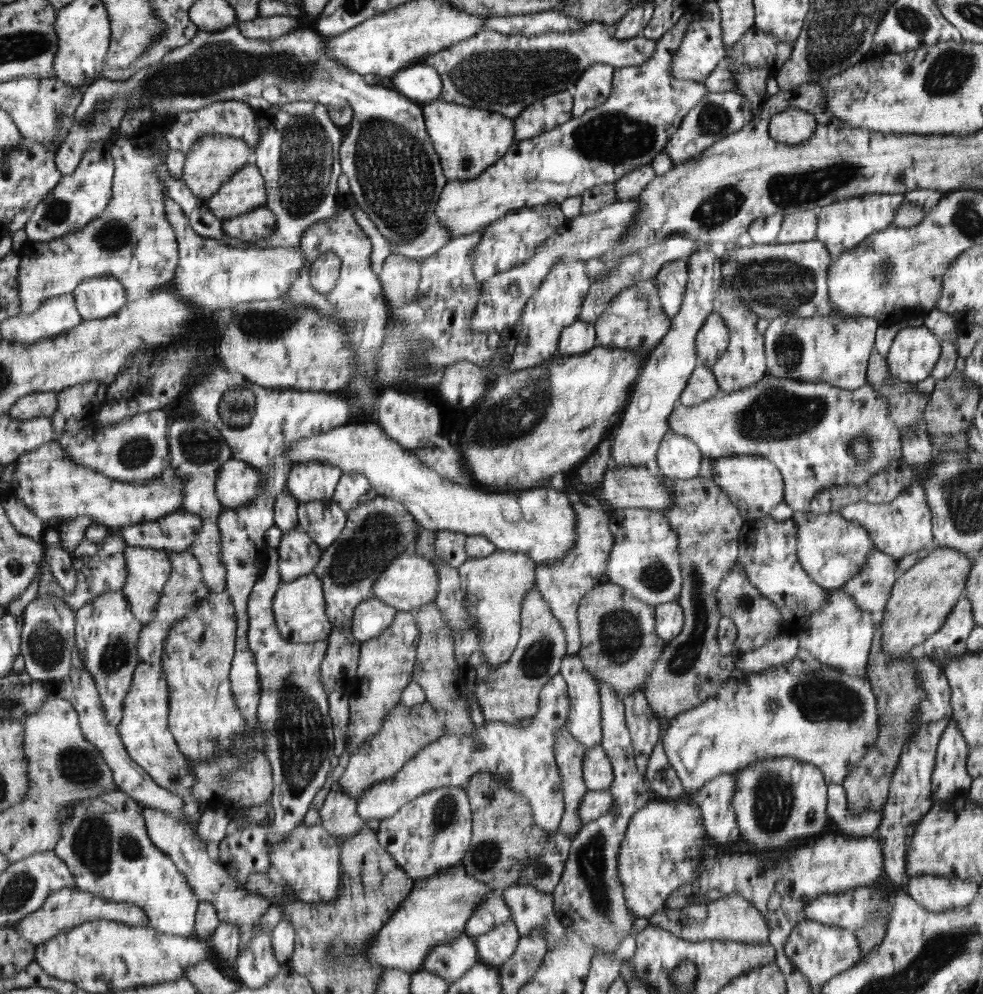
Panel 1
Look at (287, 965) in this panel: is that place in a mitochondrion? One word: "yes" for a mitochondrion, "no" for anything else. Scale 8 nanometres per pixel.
no

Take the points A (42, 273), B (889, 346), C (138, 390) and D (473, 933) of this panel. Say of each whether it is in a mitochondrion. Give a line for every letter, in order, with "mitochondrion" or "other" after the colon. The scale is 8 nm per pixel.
A: other
B: other
C: other
D: other

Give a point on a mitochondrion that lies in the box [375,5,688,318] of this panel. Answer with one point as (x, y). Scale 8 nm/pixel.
(498, 77)

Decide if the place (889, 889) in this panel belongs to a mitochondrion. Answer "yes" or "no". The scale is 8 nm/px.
no

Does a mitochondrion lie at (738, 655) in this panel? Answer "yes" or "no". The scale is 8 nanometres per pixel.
no

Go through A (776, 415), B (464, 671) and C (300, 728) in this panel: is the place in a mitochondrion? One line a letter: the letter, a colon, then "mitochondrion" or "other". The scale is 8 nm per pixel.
A: mitochondrion
B: other
C: mitochondrion

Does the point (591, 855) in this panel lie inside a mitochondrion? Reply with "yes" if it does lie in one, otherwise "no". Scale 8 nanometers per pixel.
yes

